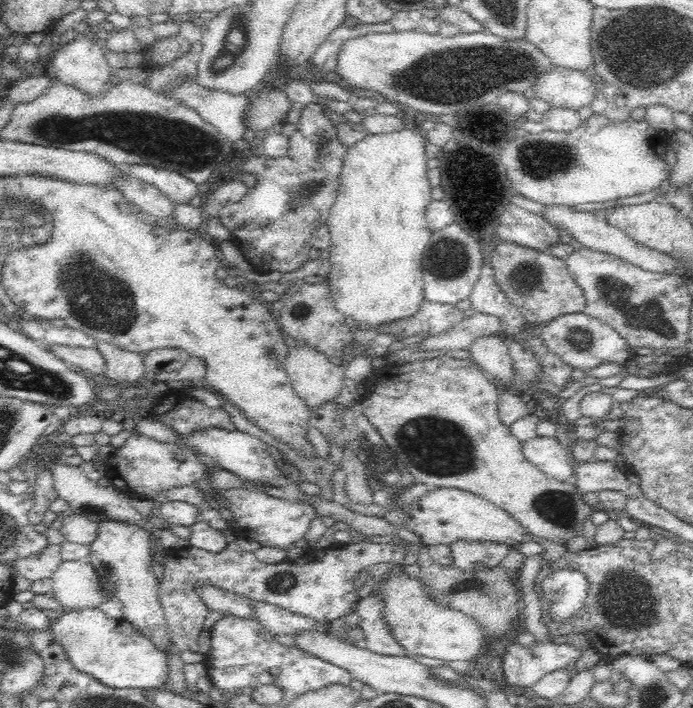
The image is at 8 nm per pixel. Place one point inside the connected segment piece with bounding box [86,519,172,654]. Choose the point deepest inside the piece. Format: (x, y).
(120, 553)

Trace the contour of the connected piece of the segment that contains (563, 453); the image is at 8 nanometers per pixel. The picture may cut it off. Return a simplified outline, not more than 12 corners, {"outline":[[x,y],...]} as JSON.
{"outline":[[534,437],[523,456],[546,477],[575,474],[570,449],[556,437]]}

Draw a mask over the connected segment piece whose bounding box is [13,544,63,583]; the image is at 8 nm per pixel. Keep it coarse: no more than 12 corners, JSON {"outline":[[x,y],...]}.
{"outline":[[60,545],[21,558],[13,566],[33,583],[51,578],[62,561]]}

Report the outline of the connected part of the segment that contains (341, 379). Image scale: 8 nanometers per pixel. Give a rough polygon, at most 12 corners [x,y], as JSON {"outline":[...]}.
{"outline":[[291,344],[285,370],[310,411],[339,397],[344,365]]}

